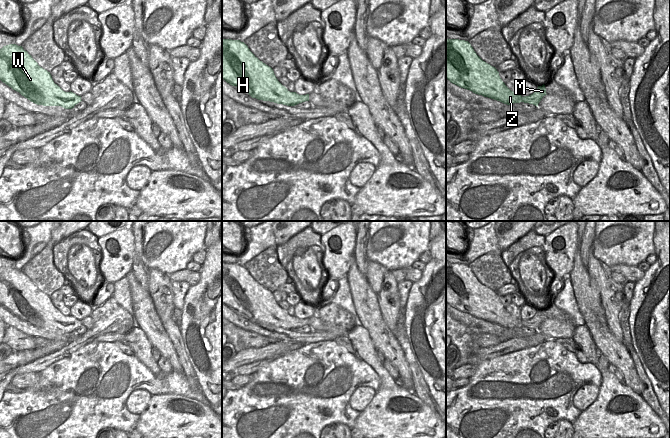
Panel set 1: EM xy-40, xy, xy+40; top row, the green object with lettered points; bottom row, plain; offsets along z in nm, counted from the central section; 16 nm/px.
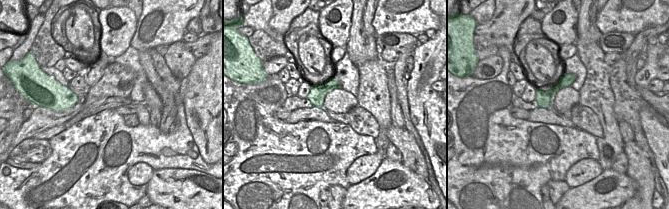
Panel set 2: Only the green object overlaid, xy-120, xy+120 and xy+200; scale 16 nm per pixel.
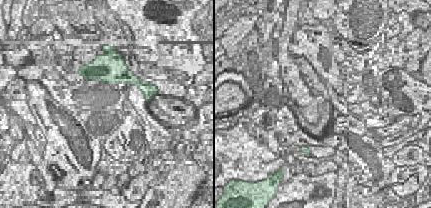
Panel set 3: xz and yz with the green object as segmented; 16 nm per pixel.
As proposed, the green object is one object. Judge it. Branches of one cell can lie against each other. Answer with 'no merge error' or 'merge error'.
no merge error

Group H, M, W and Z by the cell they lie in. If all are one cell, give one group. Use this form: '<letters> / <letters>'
H M W Z

